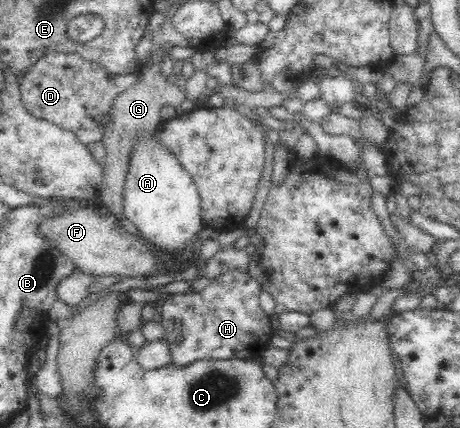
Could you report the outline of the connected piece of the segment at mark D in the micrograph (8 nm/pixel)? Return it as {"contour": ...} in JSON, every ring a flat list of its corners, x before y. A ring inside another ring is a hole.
{"contour":[[48,52,45,56,38,58,38,61,26,72,16,74,16,81,18,81,21,101,32,116,72,132,80,143,88,147,94,142,103,142,105,130,111,123,112,103,121,92,136,82,136,75,134,72,112,74,102,66,83,60,74,53]]}

